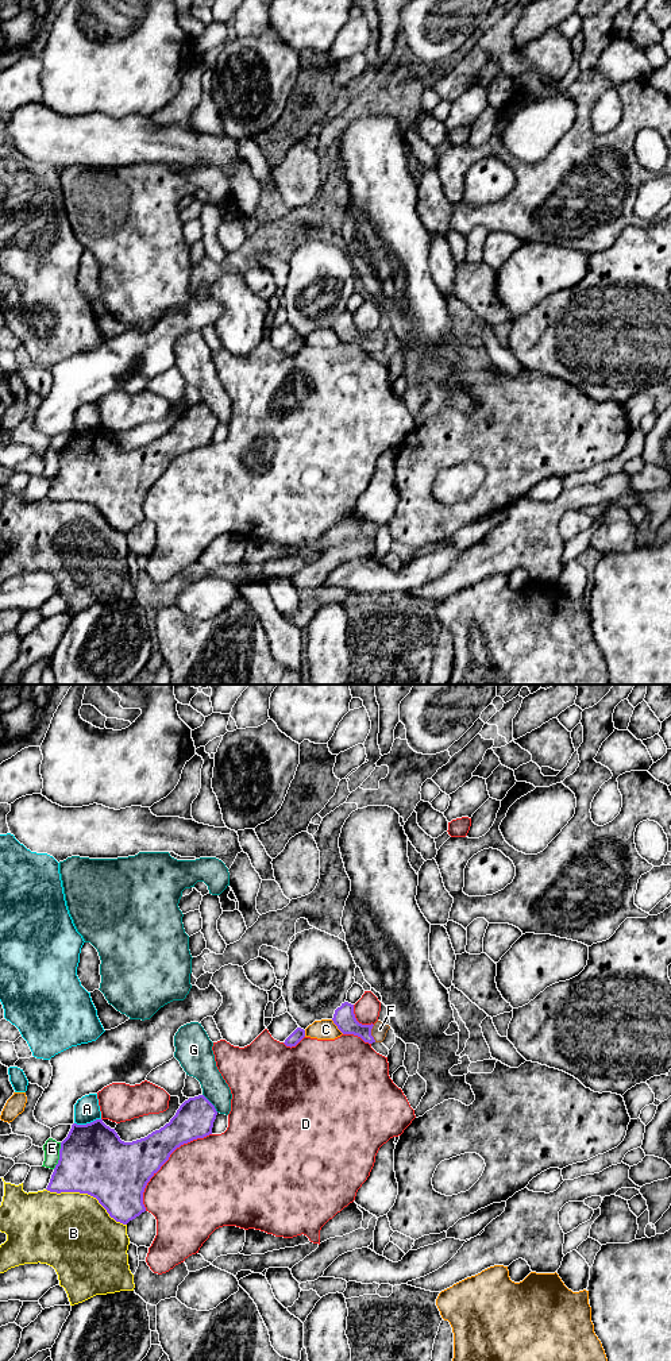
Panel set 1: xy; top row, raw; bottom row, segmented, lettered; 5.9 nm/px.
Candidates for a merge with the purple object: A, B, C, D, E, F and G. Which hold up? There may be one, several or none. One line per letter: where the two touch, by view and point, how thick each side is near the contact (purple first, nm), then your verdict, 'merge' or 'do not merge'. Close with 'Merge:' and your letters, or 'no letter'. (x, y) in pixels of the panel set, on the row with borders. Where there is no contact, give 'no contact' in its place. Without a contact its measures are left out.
A: meets purple in xy at (87, 1124); 400 nm thick on the purple side, 150 nm on the other; do not merge
B: meets purple in xy at (88, 1194); 400 nm thick on the purple side, 480 nm on the other; do not merge
C: meets purple in xy at (336, 1025); 130 nm thick on the purple side, 120 nm on the other; do not merge
D: meets purple in xy at (165, 1161); 320 nm thick on the purple side, 500 nm on the other; do not merge
E: meets purple in xy at (60, 1156); 400 nm thick on the purple side, 100 nm on the other; do not merge
F: meets purple in xy at (370, 1033); 130 nm thick on the purple side, 90 nm on the other; merge
G: meets purple in xy at (211, 1103); 220 nm thick on the purple side, 180 nm on the other; do not merge
Merge: F

